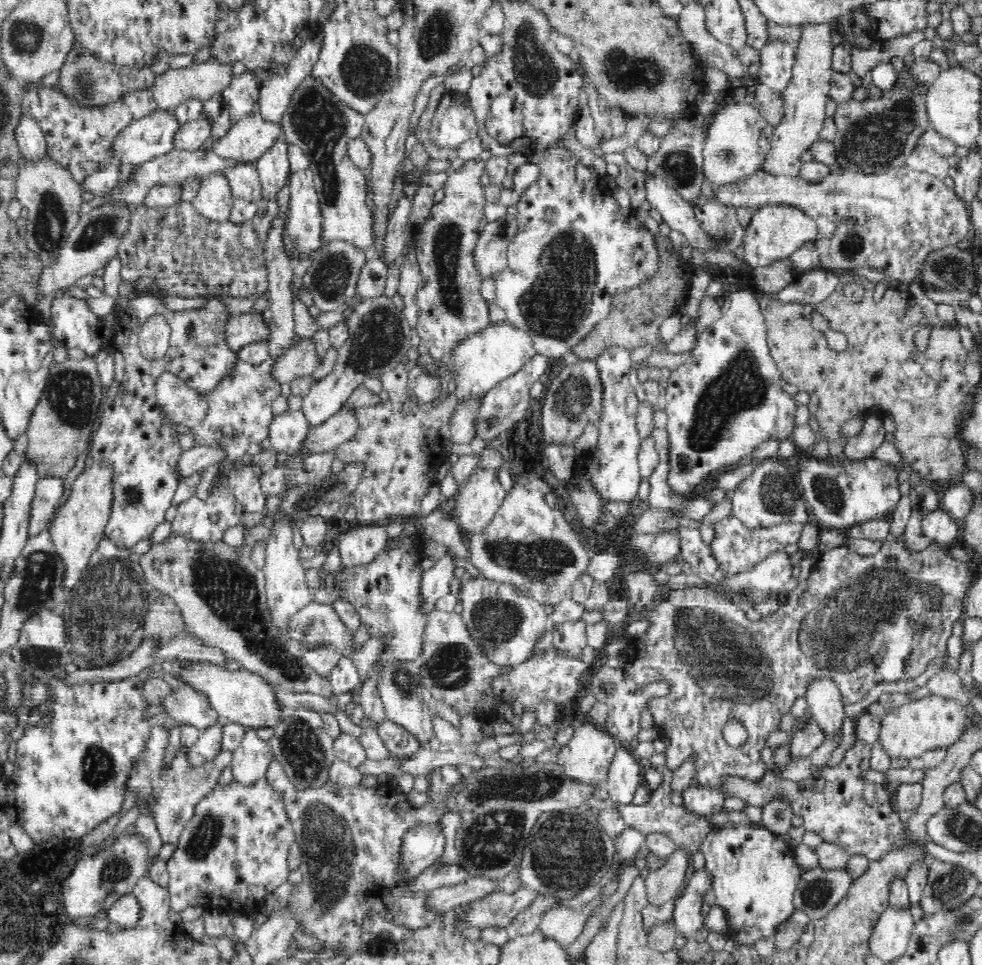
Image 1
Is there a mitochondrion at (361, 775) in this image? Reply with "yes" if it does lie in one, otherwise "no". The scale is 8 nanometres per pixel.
no

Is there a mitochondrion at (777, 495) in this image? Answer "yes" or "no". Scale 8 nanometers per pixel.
yes

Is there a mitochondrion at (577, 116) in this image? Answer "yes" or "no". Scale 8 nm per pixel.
no

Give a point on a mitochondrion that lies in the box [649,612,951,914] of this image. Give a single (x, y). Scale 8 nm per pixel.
(815, 894)

